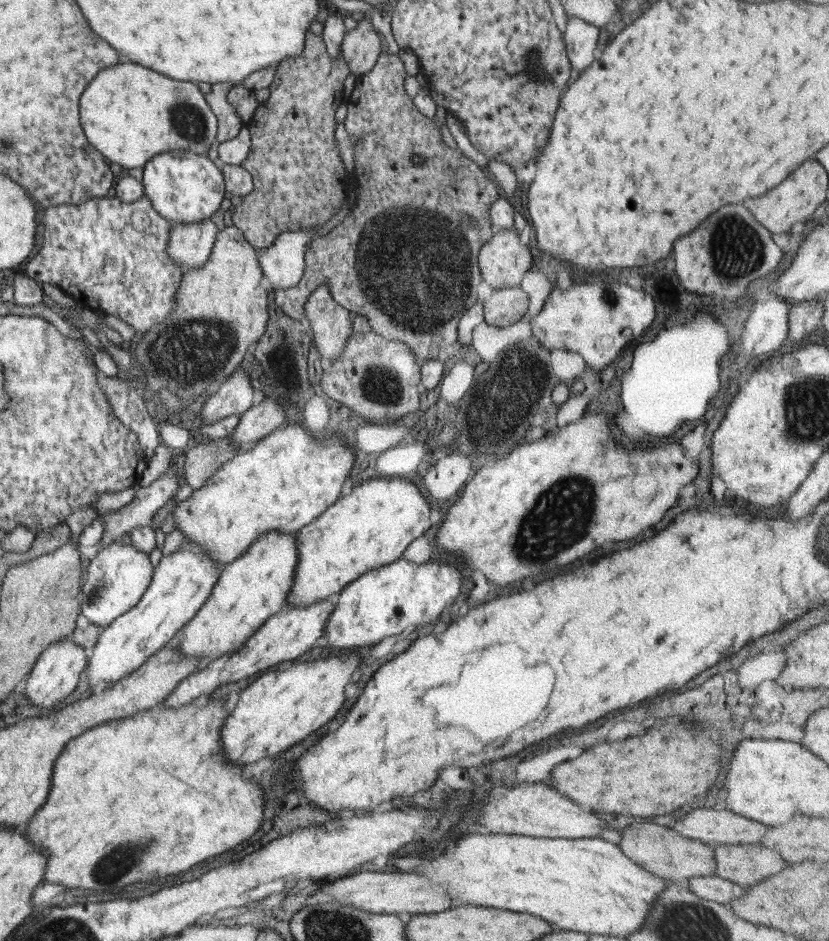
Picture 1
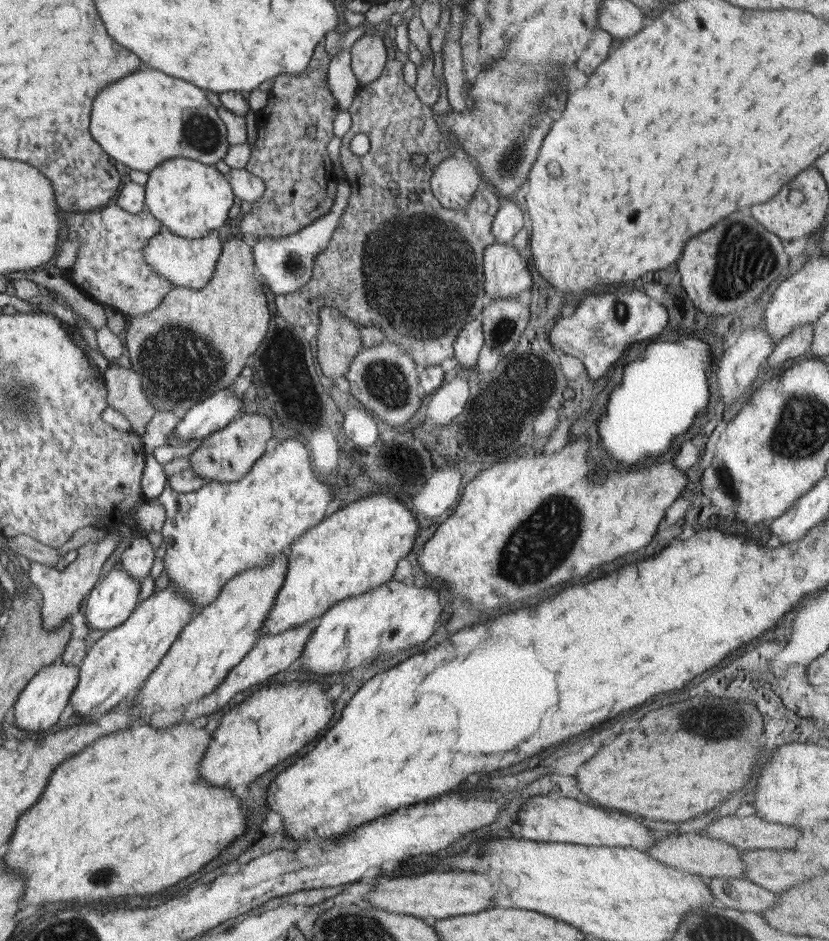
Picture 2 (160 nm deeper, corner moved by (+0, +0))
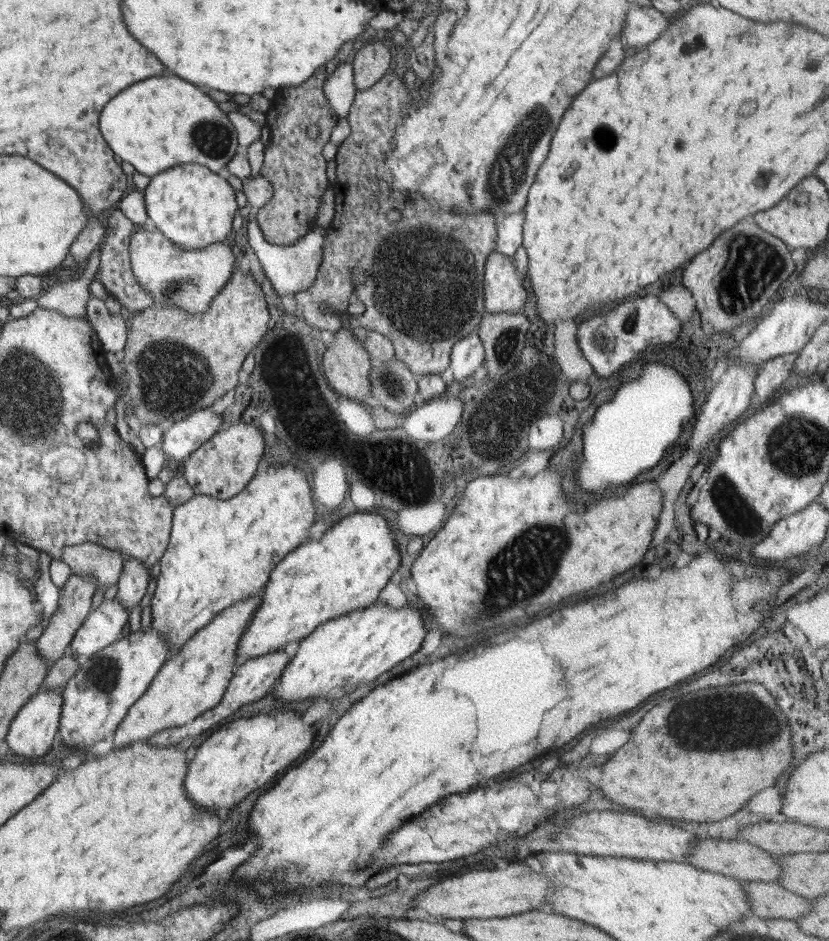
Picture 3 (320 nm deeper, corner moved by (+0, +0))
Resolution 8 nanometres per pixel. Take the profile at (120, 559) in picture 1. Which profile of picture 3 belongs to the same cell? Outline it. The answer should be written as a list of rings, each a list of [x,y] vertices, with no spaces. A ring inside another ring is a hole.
[[[118,596],[112,600],[105,600],[101,602],[100,607],[86,617],[82,626],[76,631],[70,650],[74,656],[88,656],[90,658],[93,654],[110,647],[112,643],[118,641],[127,631],[129,614],[122,602],[118,601]]]

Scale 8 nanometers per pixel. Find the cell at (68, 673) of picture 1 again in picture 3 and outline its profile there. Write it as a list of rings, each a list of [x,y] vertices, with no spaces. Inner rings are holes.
[[[43,687],[23,708],[18,712],[17,717],[13,719],[10,725],[9,737],[7,738],[10,752],[14,756],[20,756],[24,760],[38,760],[44,754],[48,754],[48,750],[54,744],[56,732],[58,732],[58,722],[60,720],[60,712],[62,712],[64,698],[62,690],[48,690]]]

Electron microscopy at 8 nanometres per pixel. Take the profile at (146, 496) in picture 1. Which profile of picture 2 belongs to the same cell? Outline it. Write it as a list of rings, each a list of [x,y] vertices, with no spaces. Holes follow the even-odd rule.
[[[116,525],[110,526],[107,529],[107,535],[102,540],[89,542],[78,548],[76,550],[76,559],[68,564],[62,572],[38,561],[30,563],[30,583],[34,583],[43,596],[44,604],[41,607],[41,618],[45,630],[54,630],[57,626],[65,624],[73,614],[80,611],[80,605],[84,602],[84,598],[86,598],[86,595],[90,595],[90,591],[94,589],[94,584],[98,582],[98,578],[101,576],[104,562],[110,558],[111,552],[114,552],[119,544],[118,533],[116,531],[111,533],[111,530],[115,529],[115,527]]]

